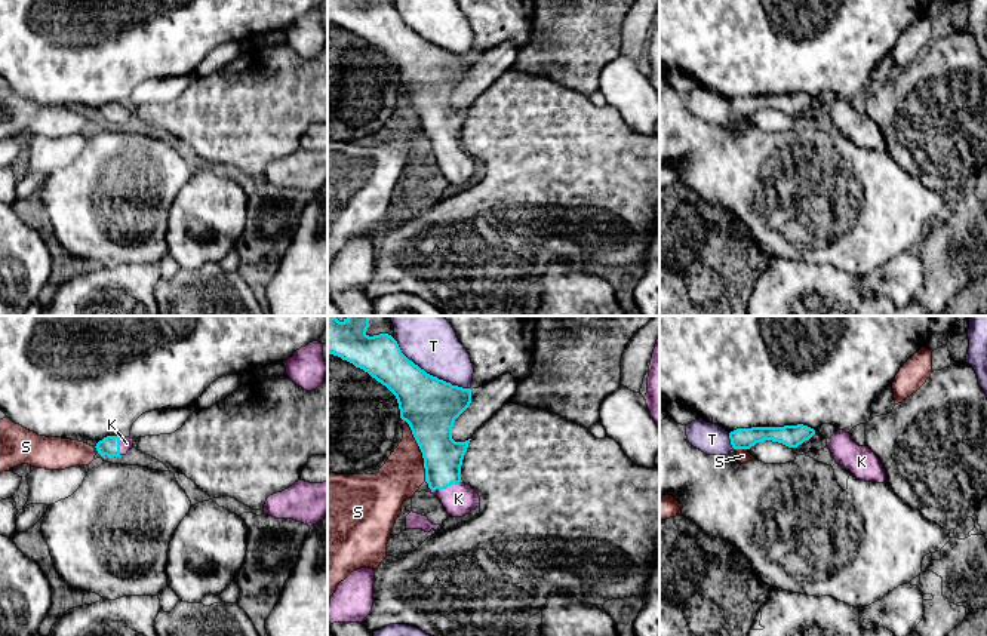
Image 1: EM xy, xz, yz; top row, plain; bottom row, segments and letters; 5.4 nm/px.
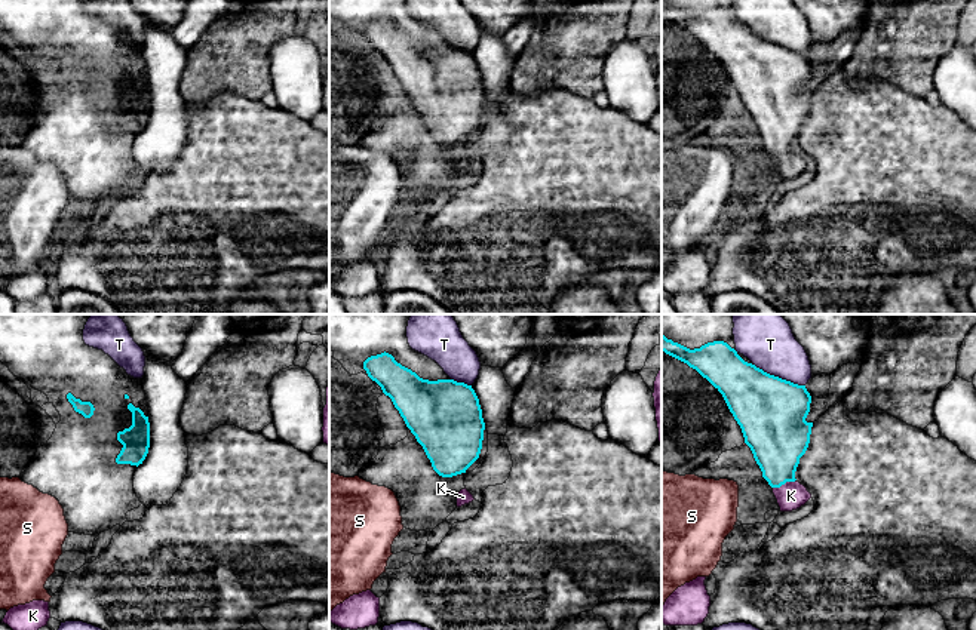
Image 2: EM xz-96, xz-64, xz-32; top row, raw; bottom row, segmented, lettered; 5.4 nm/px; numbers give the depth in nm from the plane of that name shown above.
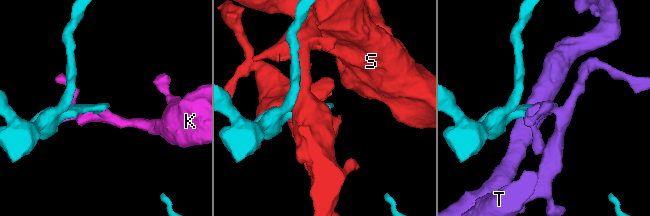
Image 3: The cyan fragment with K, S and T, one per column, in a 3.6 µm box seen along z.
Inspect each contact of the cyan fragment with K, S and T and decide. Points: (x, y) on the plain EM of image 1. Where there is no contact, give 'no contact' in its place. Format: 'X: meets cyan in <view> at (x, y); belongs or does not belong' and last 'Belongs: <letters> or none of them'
K: meets cyan in xz at (446, 154); belongs
S: meets cyan in xz at (420, 116); does not belong
T: meets cyan in xz at (429, 42); does not belong
Belongs: K

